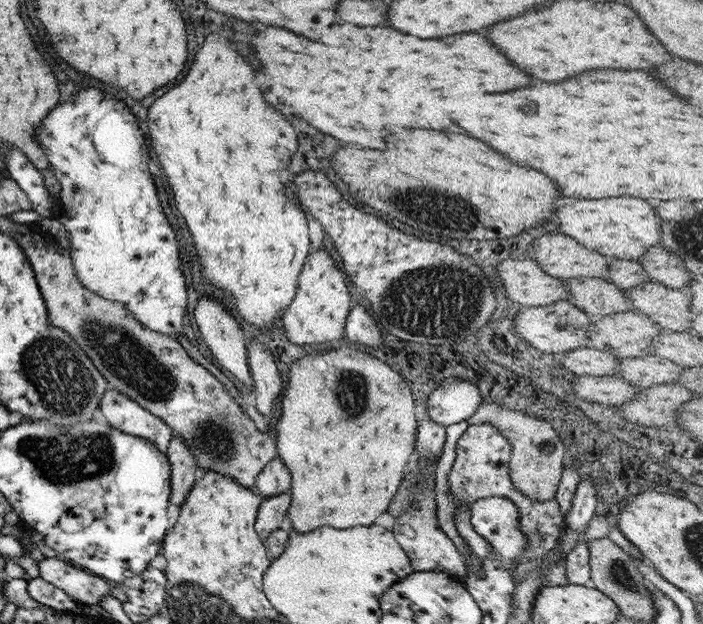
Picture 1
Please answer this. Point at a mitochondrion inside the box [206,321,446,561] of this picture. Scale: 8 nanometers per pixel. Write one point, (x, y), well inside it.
(352, 385)

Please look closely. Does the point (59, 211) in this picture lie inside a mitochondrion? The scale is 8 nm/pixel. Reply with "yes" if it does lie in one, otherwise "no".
no

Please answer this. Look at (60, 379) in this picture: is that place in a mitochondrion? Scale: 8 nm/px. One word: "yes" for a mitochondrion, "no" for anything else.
yes

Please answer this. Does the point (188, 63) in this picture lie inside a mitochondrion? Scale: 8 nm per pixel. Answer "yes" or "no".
no

